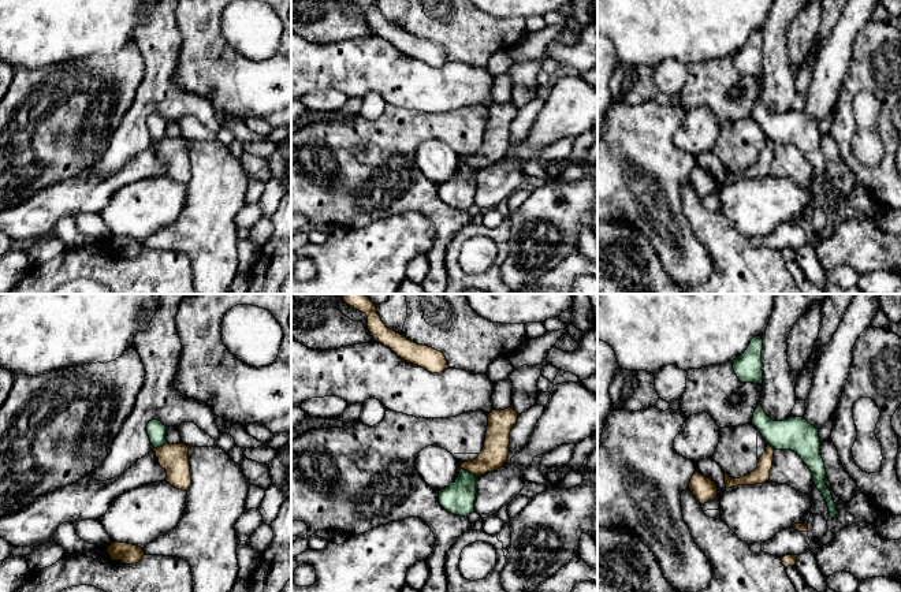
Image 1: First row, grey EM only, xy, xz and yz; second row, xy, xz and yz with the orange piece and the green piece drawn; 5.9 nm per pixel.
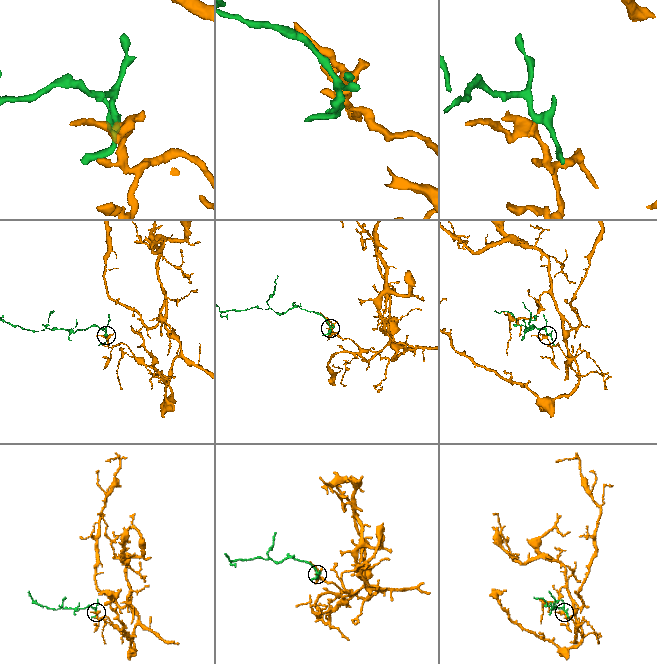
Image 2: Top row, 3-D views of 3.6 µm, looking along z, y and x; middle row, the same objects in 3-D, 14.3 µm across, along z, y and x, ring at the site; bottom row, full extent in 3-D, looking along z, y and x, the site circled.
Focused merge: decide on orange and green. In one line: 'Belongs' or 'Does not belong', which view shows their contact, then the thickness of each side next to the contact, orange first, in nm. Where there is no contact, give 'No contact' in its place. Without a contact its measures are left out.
Does not belong. Touches orange in xz. Thickness 160 nm (orange) against 190 nm

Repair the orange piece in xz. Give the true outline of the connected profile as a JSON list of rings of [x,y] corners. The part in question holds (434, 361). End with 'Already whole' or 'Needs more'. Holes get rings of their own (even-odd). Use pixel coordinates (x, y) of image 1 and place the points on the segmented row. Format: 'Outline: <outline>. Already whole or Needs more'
Outline: [[[342,294],[343,301],[368,317],[368,329],[376,342],[390,347],[403,361],[418,365],[431,373],[440,373],[448,368],[442,351],[417,345],[390,328],[381,321],[376,305],[364,294]]]. Already whole

